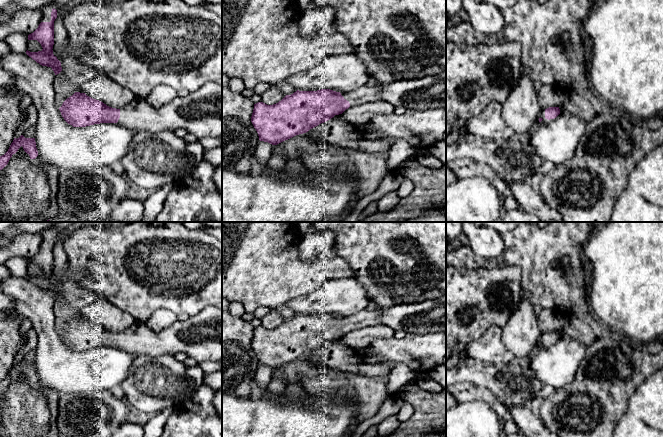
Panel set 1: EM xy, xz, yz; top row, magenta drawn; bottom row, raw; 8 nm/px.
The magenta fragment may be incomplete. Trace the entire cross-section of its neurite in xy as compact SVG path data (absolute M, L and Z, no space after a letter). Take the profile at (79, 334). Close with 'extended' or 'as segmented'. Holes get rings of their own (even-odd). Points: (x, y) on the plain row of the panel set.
M212 306L185 321L175 322L160 333L154 333L140 322L116 333L85 317L75 316L59 334L73 351L120 347L134 356L184 353L198 363L222 361L222 309Z | extended

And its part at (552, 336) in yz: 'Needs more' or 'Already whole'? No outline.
Needs more

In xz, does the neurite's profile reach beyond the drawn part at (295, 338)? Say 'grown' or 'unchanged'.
grown

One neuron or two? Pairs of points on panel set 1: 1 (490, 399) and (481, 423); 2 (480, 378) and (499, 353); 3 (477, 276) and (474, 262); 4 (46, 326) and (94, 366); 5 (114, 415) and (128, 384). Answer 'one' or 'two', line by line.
1: two
2: two
3: two
4: one
5: two

